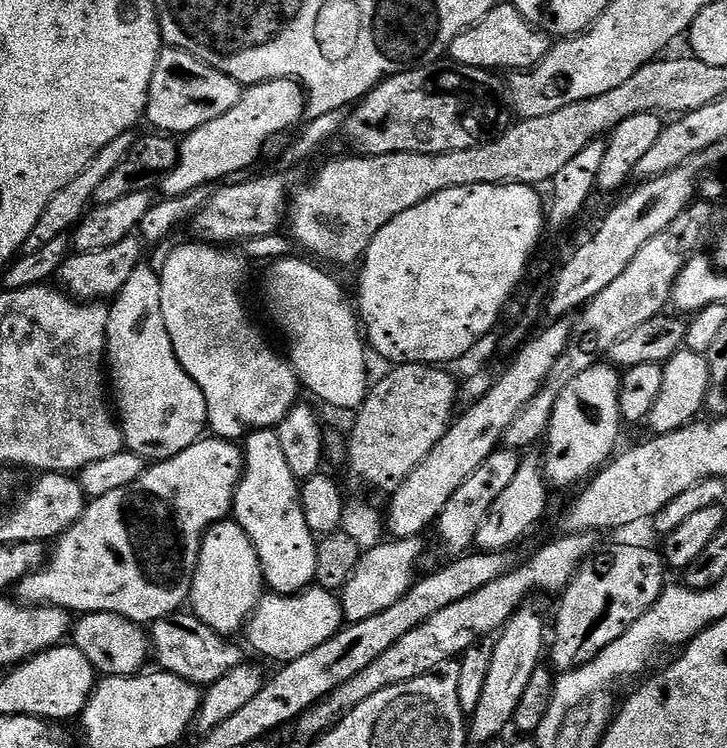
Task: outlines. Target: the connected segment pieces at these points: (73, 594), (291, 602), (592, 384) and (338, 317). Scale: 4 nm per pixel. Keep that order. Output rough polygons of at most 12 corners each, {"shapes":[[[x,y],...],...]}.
{"shapes":[[[201,438],[85,507],[24,606],[141,626],[189,603],[239,443]],[[313,586],[265,595],[246,625],[254,651],[286,665],[345,624]],[[598,362],[557,391],[542,455],[553,489],[613,459],[621,373]],[[277,260],[268,304],[301,385],[368,396],[366,340],[340,284]]]}

